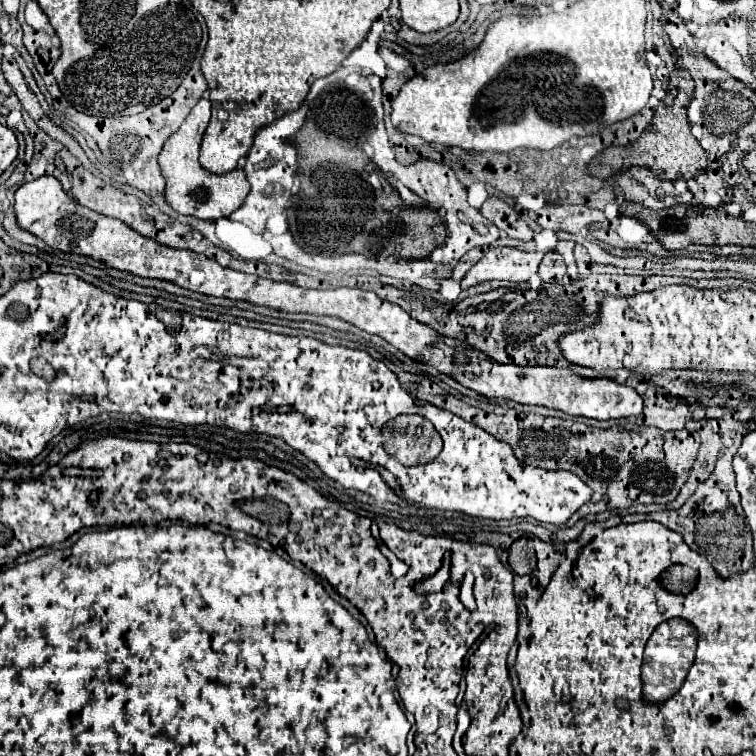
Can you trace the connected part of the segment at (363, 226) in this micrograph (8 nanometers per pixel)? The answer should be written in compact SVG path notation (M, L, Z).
M332 87L322 91L316 101L312 101L310 105L310 113L306 115L306 123L302 125L302 129L296 133L296 149L298 149L298 177L302 181L302 191L292 199L292 205L288 209L288 223L290 223L290 233L294 235L294 241L308 253L322 253L322 255L338 255L338 253L360 253L366 257L402 257L402 259L422 259L428 257L436 247L440 247L446 239L446 227L440 219L440 215L434 209L424 207L410 207L402 201L400 193L386 181L386 175L378 169L378 165L374 165L362 151L362 143L366 141L368 133L372 129L372 117L370 117L370 109L368 103L364 101L364 97L358 91L346 89L346 87Z

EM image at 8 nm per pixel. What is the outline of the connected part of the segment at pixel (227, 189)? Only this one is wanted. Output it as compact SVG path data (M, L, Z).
M202 97L190 111L186 121L168 137L158 161L162 167L162 175L166 177L166 201L170 203L170 207L182 215L194 215L198 219L216 221L220 217L230 217L244 203L246 193L250 193L250 185L242 169L234 169L226 175L214 175L200 165L198 151L208 123L210 101Z

